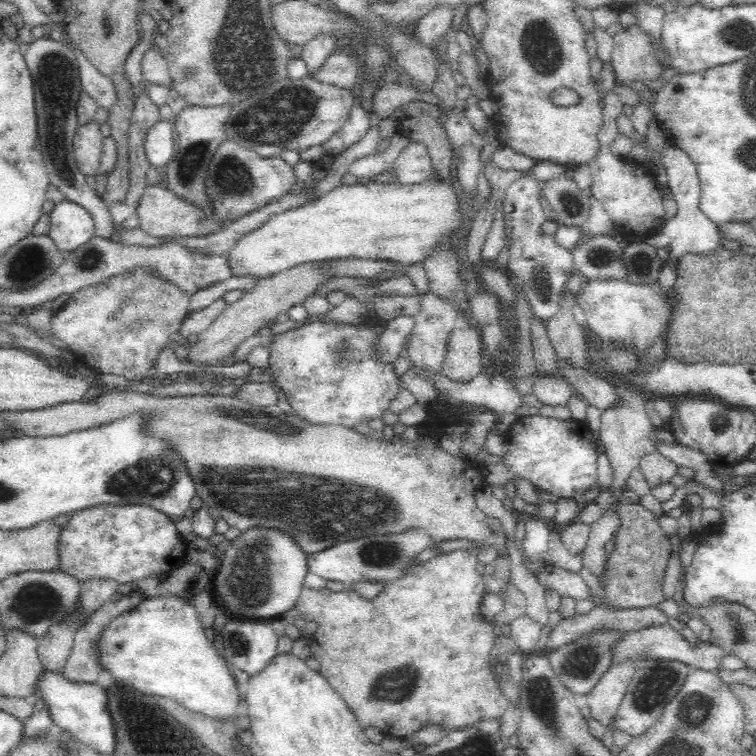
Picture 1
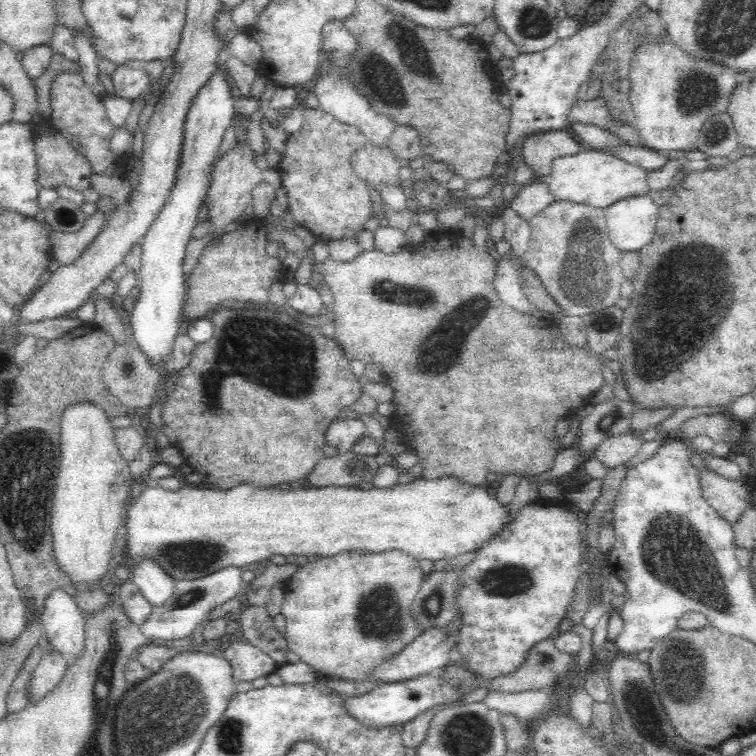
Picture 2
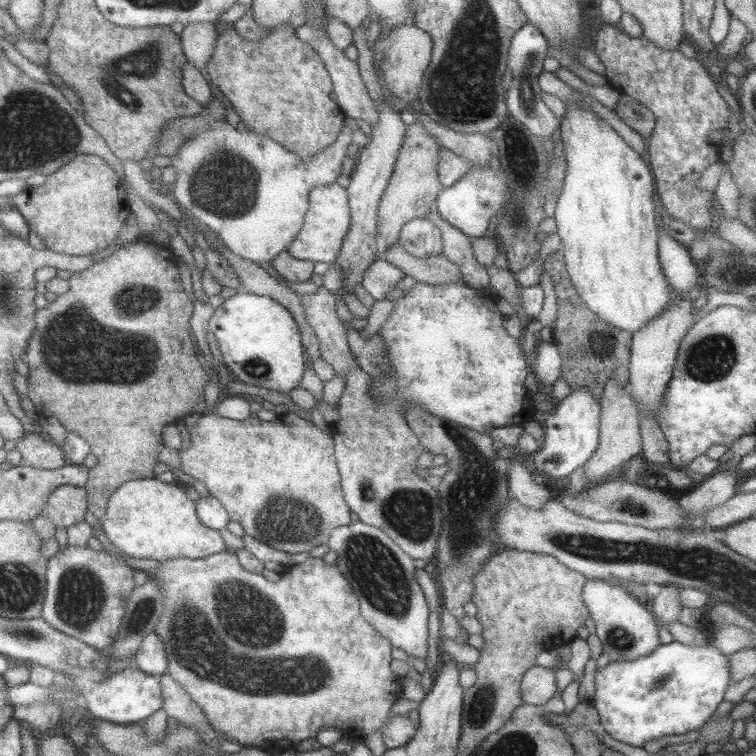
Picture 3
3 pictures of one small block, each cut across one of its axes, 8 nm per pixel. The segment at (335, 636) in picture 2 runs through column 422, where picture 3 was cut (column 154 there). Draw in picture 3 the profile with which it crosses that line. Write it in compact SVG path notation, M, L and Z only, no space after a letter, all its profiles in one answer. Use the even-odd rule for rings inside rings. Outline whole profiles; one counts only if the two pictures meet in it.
M220 552L205 559L176 558L160 561L150 578L163 588L167 596L167 611L158 625L158 631L166 643L171 660L170 673L184 685L193 699L202 706L223 738L240 742L243 746L256 746L282 750L294 748L302 740L317 738L325 726L338 727L353 739L368 736L378 731L385 732L385 739L390 749L406 746L417 734L418 724L409 714L394 713L394 706L404 694L404 678L392 670L395 644L384 636L366 617L362 616L361 600L348 576L336 565L331 565L325 557L312 557L308 562L290 567L279 581L272 582L259 572L250 572L241 561L237 552Z

